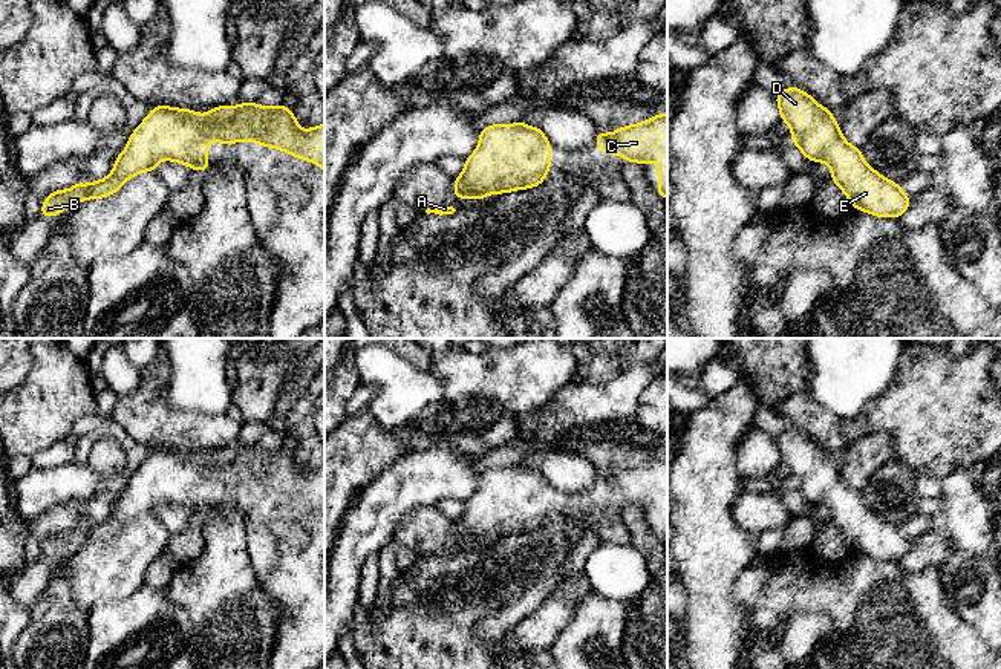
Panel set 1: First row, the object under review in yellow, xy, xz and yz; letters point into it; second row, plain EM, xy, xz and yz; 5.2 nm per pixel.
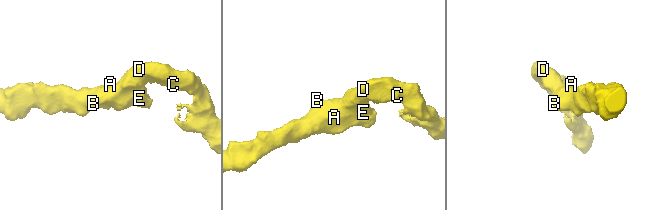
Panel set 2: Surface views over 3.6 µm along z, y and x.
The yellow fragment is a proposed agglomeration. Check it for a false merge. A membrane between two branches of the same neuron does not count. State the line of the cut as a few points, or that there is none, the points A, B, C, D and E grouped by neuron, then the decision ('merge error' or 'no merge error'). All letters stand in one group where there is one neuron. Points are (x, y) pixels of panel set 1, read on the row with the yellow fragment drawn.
no cut; A B C D E; no merge error

